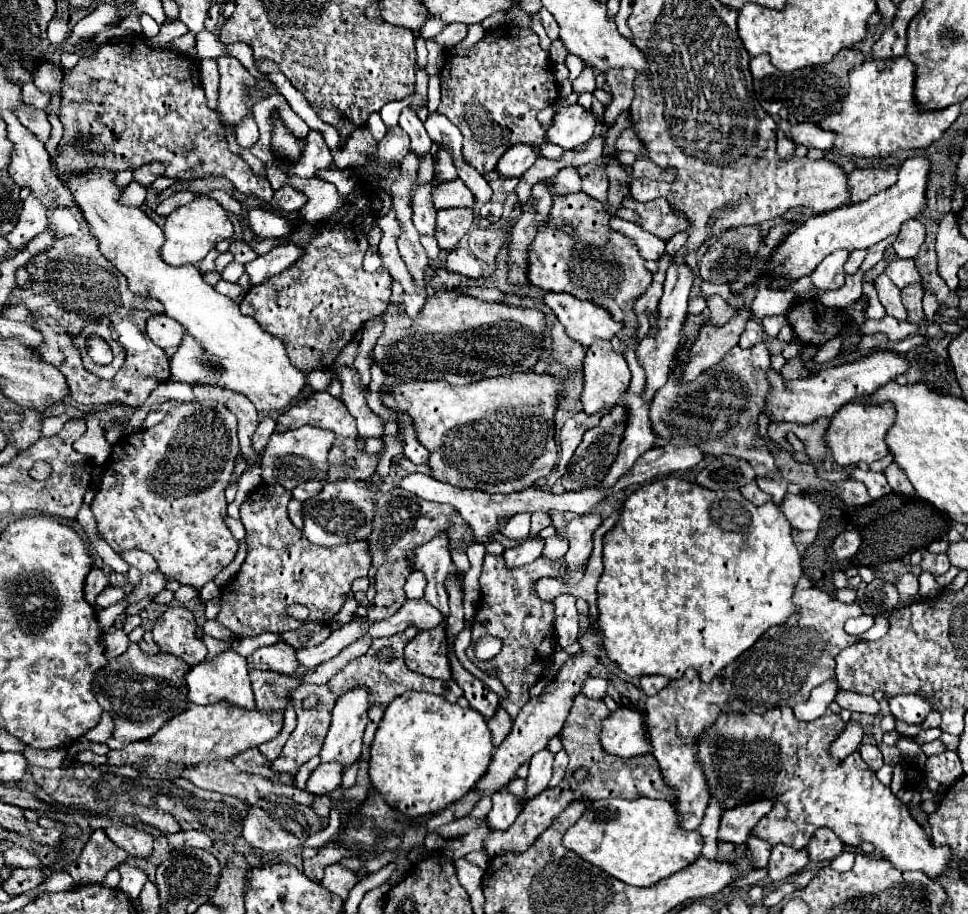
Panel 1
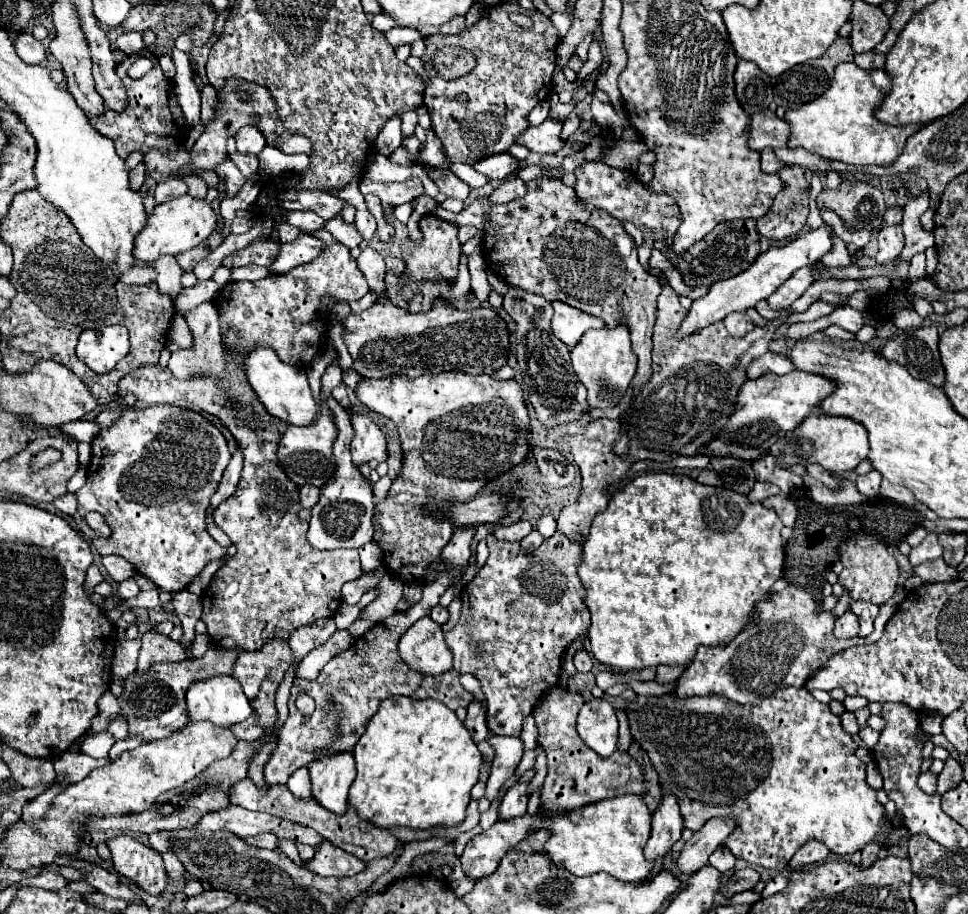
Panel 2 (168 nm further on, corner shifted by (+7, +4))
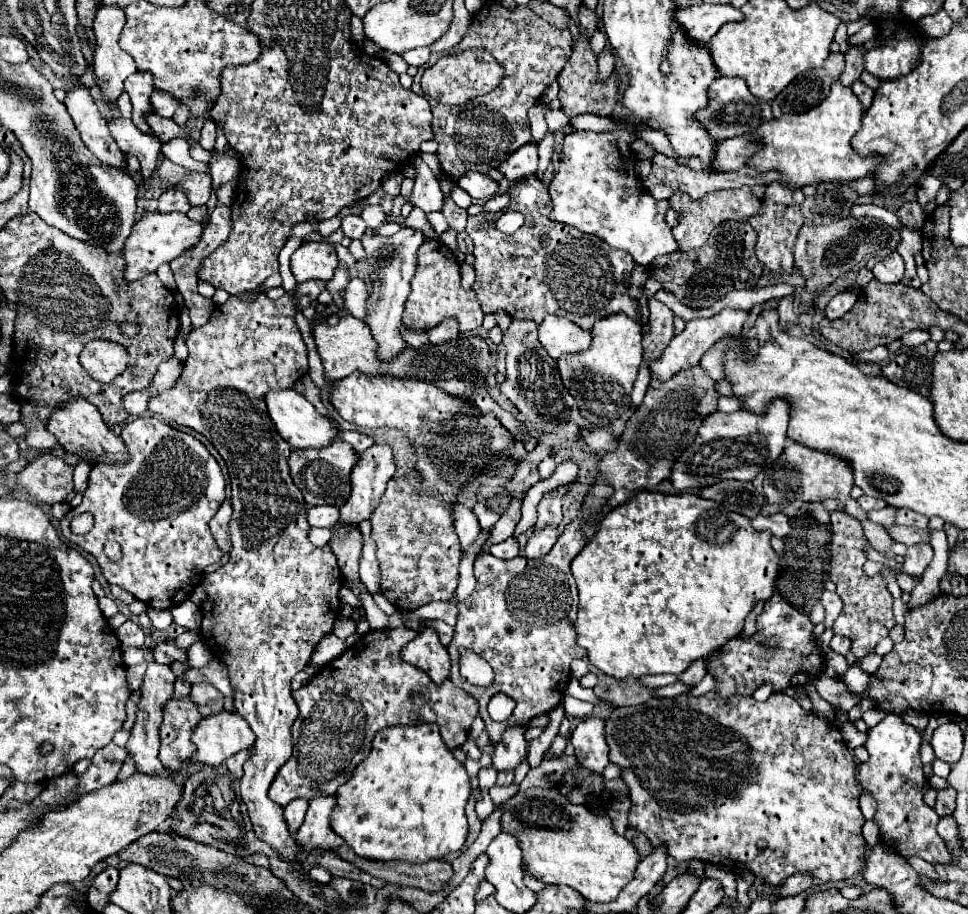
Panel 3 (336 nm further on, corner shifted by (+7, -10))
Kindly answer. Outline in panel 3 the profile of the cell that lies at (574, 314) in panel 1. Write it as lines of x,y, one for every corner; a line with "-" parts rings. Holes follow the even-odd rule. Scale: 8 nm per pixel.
547,315
539,325
539,341
553,359
565,353
579,353
591,345
591,333
569,319

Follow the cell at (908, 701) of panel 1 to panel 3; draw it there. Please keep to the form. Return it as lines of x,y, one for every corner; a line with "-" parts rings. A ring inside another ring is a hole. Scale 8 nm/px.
887,715
879,725
869,729
865,743
869,761
859,763
857,779
863,789
871,791
877,799
875,823
881,829
881,839
887,847
895,849
903,857
917,855
929,863
951,863
951,851
937,833
939,815
923,801
929,781
921,763
921,735
915,727
905,723
899,715

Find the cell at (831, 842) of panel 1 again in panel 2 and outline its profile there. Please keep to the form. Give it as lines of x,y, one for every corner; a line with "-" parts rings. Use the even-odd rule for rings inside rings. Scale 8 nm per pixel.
807,841
807,845
803,845
789,861
789,867
791,869
799,869
799,867
805,867
805,865
815,865
815,863
821,863
829,857
829,849
819,845
817,841

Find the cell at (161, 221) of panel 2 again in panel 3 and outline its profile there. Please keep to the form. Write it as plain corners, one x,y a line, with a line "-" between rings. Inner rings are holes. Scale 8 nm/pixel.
147,213
141,221
135,223
129,239
123,247
125,259
125,279
137,281
147,273
157,271
163,263
171,263
175,257
187,253
201,241
203,225
199,221
189,219
185,213

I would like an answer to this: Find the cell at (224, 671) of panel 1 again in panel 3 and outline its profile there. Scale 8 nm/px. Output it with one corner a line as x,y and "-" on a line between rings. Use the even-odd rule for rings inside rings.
221,709
201,719
193,731
193,743
197,747
195,761
217,767
237,751
249,749
255,733
237,711

